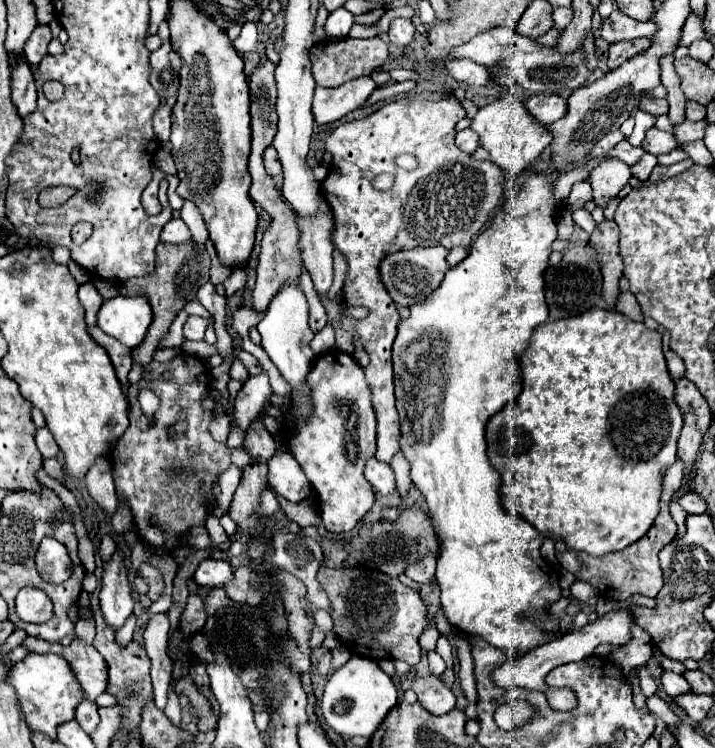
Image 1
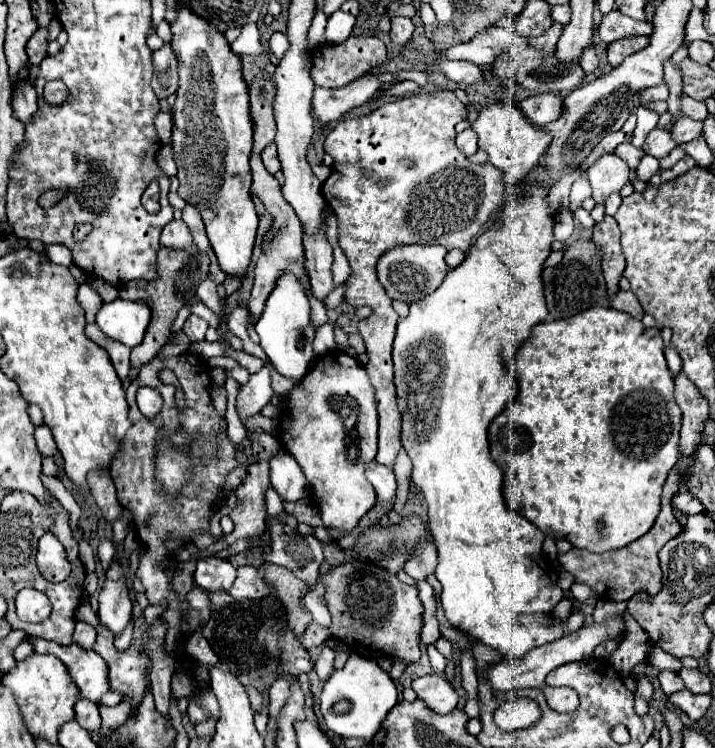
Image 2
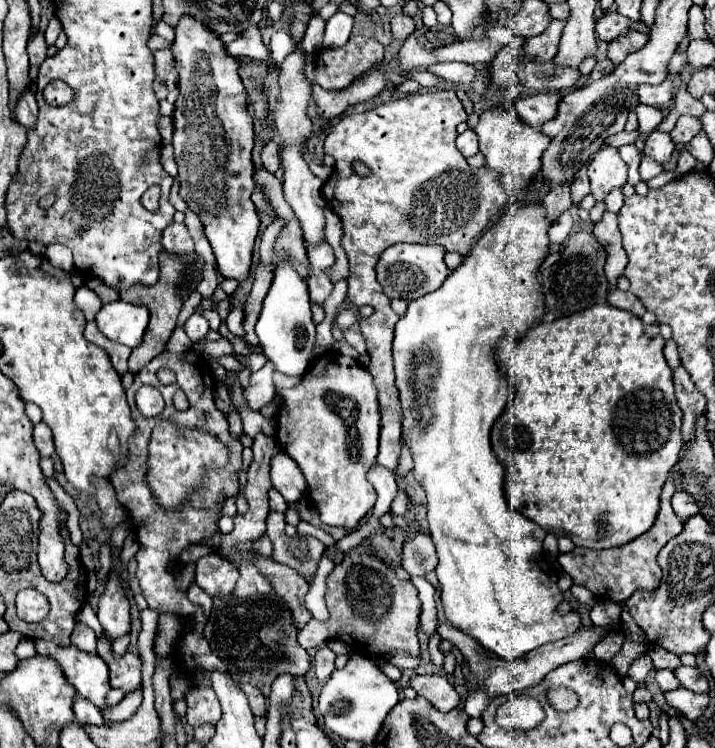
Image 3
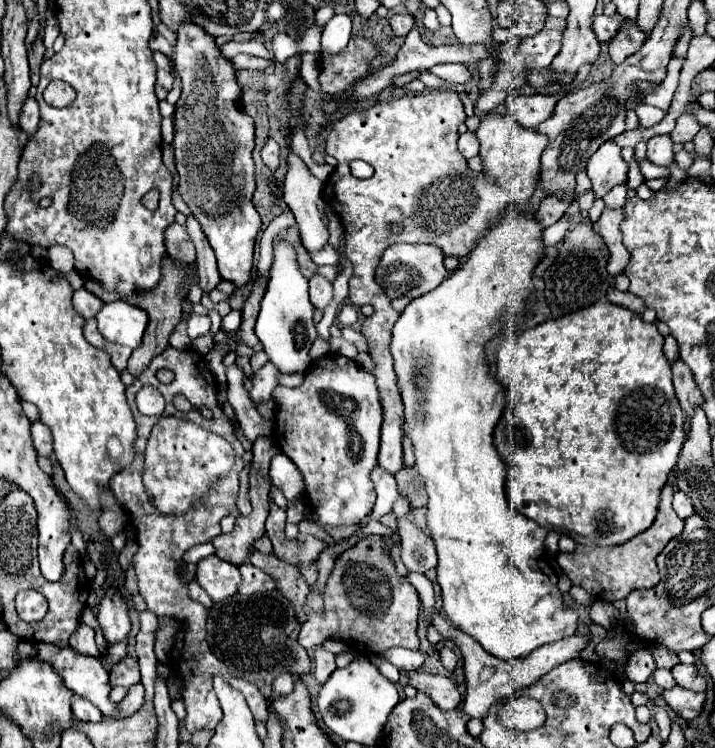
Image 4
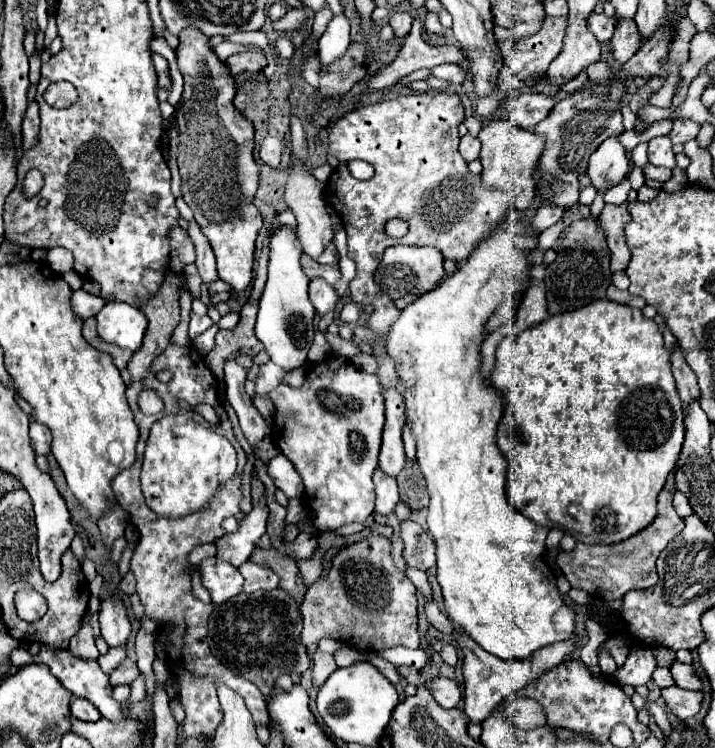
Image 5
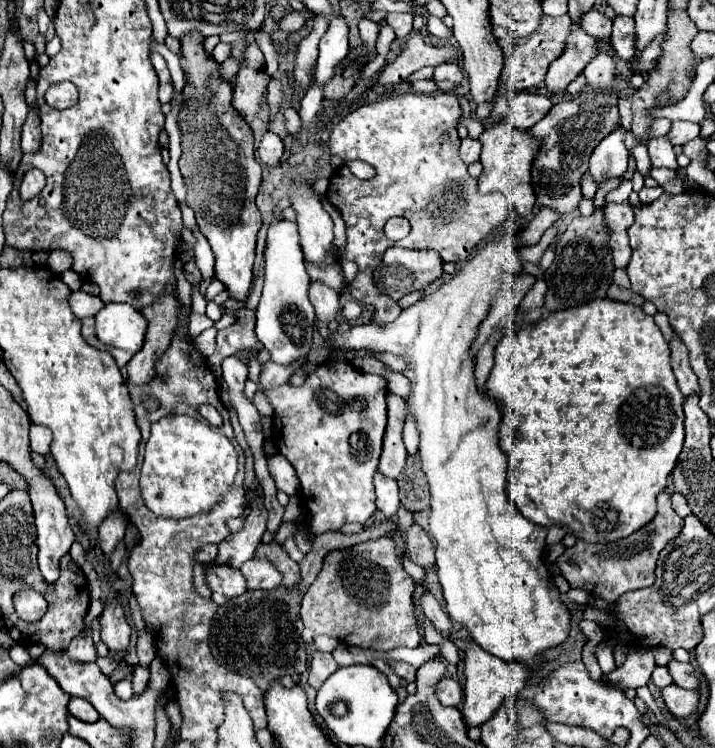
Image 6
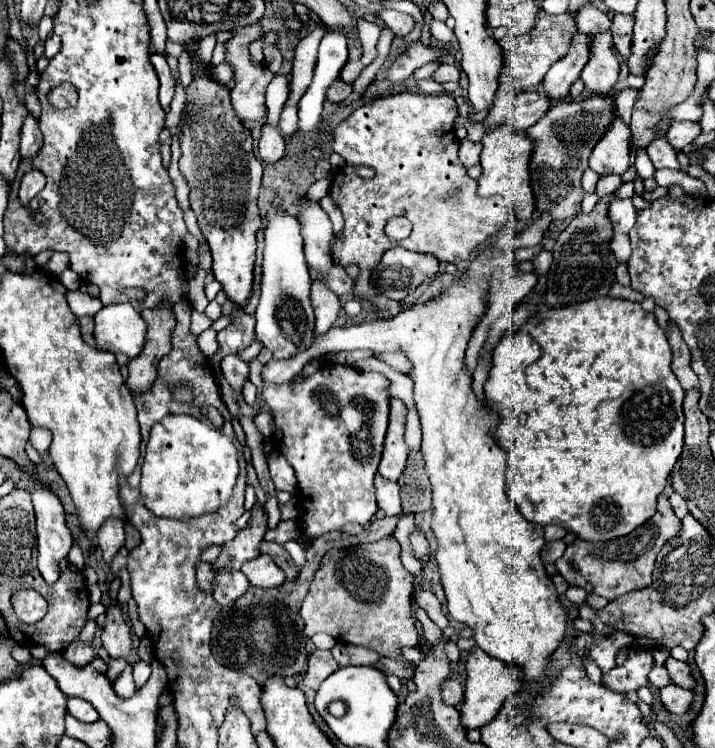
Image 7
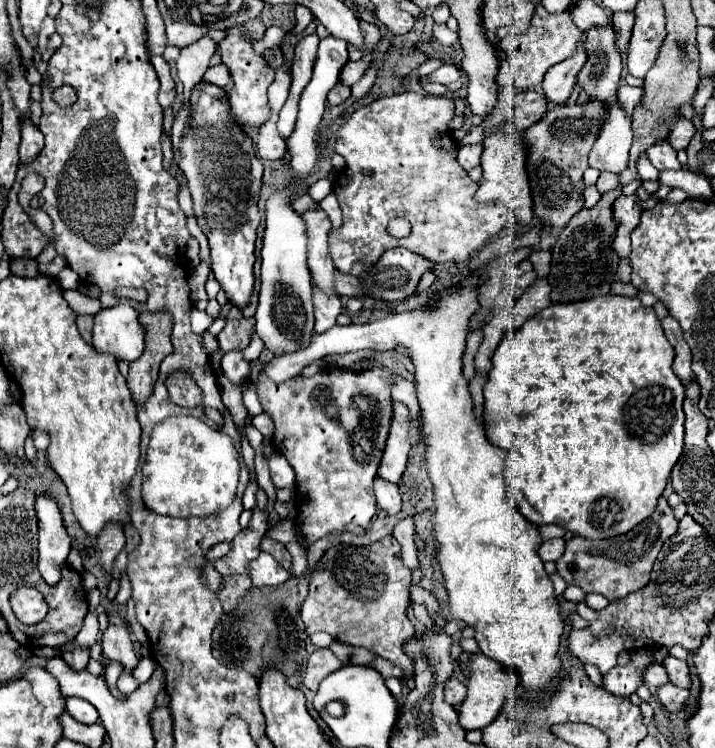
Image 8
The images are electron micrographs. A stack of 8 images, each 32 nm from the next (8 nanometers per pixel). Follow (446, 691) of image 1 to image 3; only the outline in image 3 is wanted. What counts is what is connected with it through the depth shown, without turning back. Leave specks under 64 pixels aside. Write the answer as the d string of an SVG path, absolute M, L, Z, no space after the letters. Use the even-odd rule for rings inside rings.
M432 674L432 676L414 676L410 680L410 684L414 686L414 690L418 692L418 696L426 698L436 710L440 712L450 712L458 706L460 696L454 690L452 682L446 676L440 674Z

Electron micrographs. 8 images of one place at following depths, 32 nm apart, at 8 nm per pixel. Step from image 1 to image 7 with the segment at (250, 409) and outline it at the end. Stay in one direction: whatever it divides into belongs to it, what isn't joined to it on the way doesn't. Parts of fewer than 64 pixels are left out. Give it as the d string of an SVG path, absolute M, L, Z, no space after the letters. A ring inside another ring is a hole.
M486 246L480 250L472 262L466 266L464 274L446 286L438 296L424 304L414 304L402 310L392 320L374 320L368 324L354 324L348 328L330 328L328 334L316 336L314 346L294 356L292 360L270 360L262 368L264 382L290 382L304 364L318 358L324 352L344 352L370 348L376 352L404 352L412 362L412 372L408 376L414 382L414 406L418 410L422 428L422 458L424 470L432 486L432 532L438 540L436 562L440 572L440 582L448 600L448 614L456 622L466 624L474 632L476 644L490 656L500 658L508 664L524 668L528 682L538 682L544 678L550 666L550 656L566 636L568 614L560 604L558 592L552 578L546 574L540 550L544 548L544 528L528 522L508 500L506 494L506 454L496 444L496 424L498 416L486 402L478 400L472 390L472 376L464 362L466 348L472 338L476 324L486 314L488 292L494 284L498 270L518 270L518 260L512 248L500 250Z

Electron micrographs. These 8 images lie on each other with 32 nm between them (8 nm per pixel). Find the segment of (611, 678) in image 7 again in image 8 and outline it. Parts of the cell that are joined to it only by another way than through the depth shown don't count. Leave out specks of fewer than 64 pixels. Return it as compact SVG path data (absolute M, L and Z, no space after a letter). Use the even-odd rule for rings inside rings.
M644 648L630 652L630 662L626 666L616 666L604 676L604 688L616 696L630 696L644 684L644 672L652 664L652 656Z

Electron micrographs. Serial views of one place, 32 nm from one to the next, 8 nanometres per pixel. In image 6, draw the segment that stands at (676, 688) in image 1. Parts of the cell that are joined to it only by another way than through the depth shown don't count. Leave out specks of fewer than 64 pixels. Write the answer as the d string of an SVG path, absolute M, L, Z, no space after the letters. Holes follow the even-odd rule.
M656 666L654 672L652 672L652 682L658 686L658 688L666 688L672 684L672 676L668 672L668 668L662 668L662 666Z

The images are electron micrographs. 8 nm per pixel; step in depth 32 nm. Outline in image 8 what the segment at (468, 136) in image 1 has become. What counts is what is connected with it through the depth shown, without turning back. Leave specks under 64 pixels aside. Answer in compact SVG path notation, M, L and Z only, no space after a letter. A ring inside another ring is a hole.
M464 144L458 150L458 162L464 170L480 166L480 154L482 154L482 144Z

